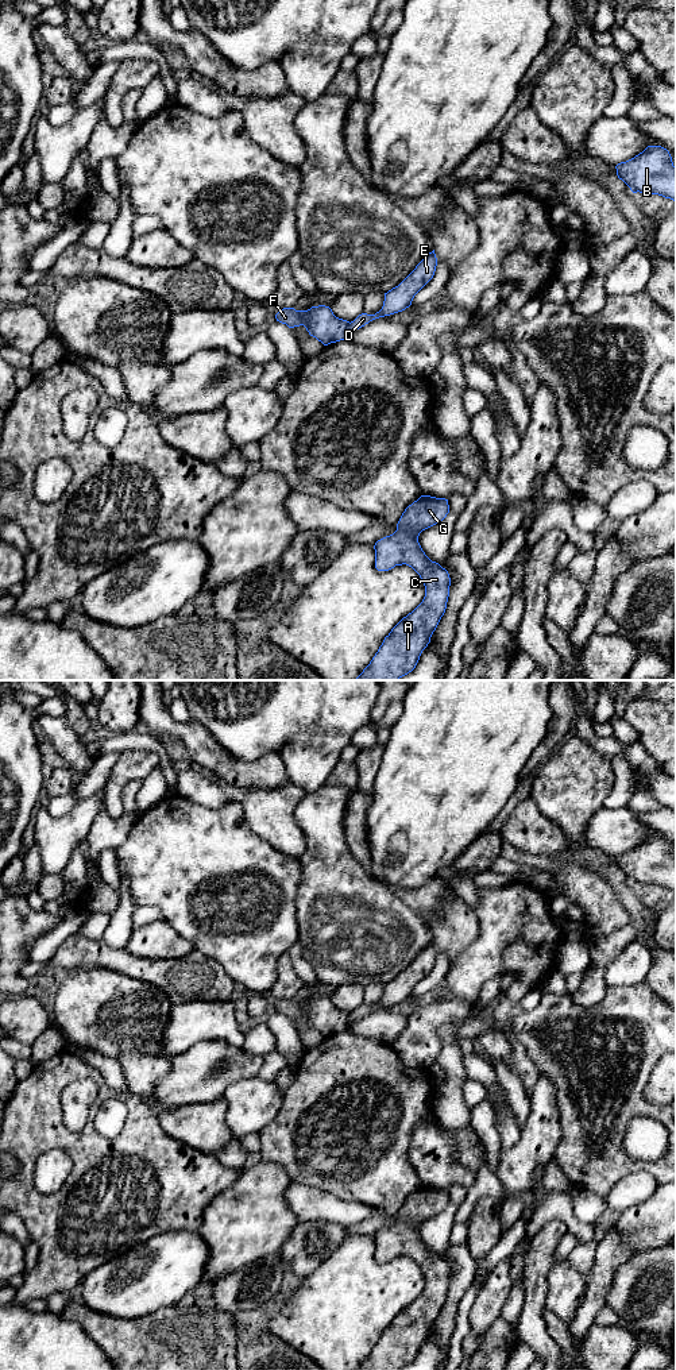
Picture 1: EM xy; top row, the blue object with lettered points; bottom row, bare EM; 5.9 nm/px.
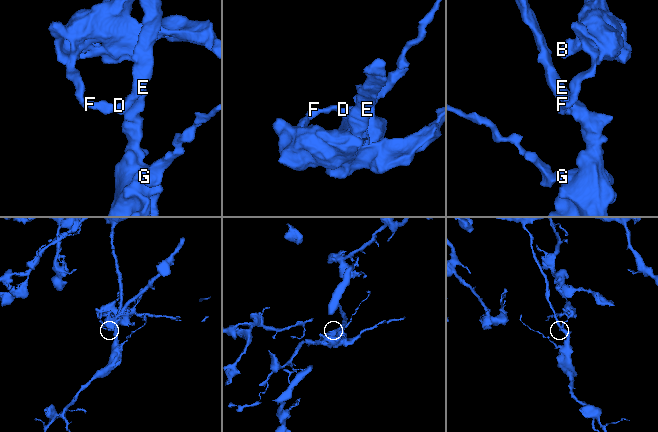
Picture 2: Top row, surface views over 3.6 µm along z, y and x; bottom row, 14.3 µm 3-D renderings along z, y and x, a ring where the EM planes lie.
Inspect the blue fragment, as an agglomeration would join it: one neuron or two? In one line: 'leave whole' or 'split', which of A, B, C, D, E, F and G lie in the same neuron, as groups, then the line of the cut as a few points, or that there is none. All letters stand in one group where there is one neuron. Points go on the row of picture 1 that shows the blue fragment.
split; groups A C D E G / B F; cut xy (351, 323), (347, 334)

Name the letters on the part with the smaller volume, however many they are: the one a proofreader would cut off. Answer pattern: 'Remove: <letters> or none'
Remove: B, F

